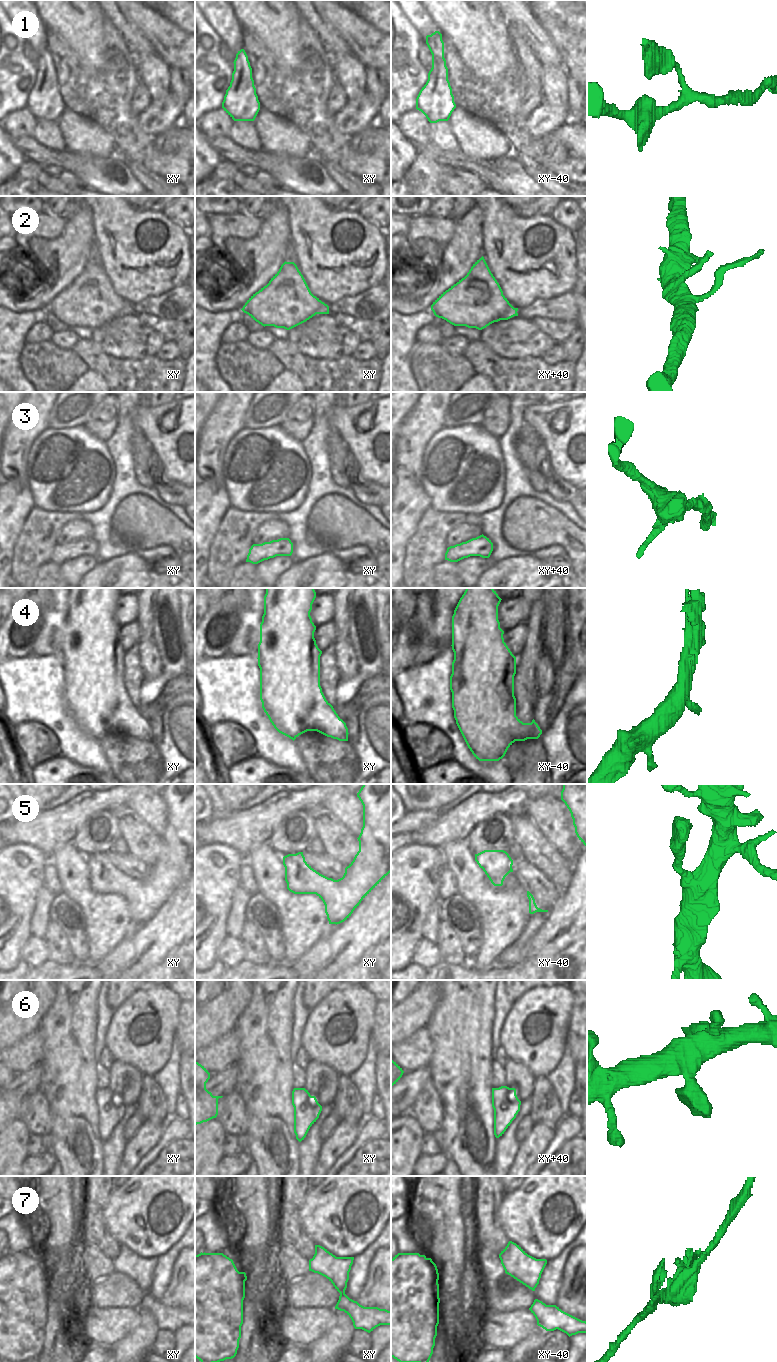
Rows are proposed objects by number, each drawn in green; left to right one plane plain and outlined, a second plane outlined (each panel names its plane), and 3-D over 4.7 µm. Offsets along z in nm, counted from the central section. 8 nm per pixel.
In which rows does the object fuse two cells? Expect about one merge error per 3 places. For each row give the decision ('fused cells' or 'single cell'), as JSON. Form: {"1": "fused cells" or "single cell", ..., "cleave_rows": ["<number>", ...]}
{"1": "single cell", "2": "single cell", "3": "single cell", "4": "single cell", "5": "single cell", "6": "single cell", "7": "single cell", "cleave_rows": []}

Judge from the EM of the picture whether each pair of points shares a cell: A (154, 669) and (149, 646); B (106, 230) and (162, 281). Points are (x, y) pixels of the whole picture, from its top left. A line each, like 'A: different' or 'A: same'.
A: same
B: same

